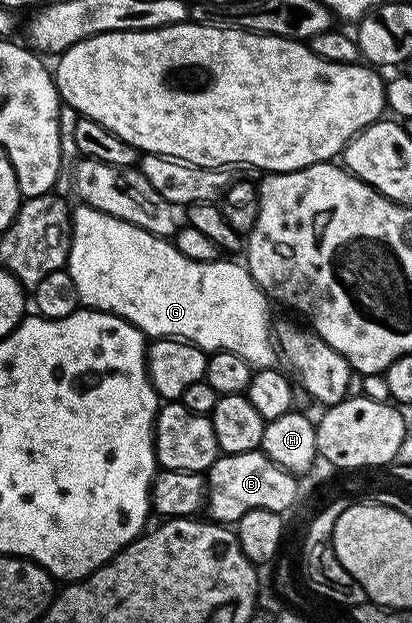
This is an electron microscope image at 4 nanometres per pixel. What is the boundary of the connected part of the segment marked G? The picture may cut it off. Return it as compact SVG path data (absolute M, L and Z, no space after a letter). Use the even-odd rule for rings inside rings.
M84 204L72 207L67 269L71 280L75 280L75 288L79 288L82 307L117 314L132 326L138 326L142 334L150 339L179 338L206 352L235 352L235 356L243 356L249 366L258 370L276 367L279 351L275 345L274 327L269 327L270 299L265 297L256 280L249 275L248 265L233 262L237 260L225 261L229 262L191 260L183 256L172 241L156 238L135 224L127 224Z

